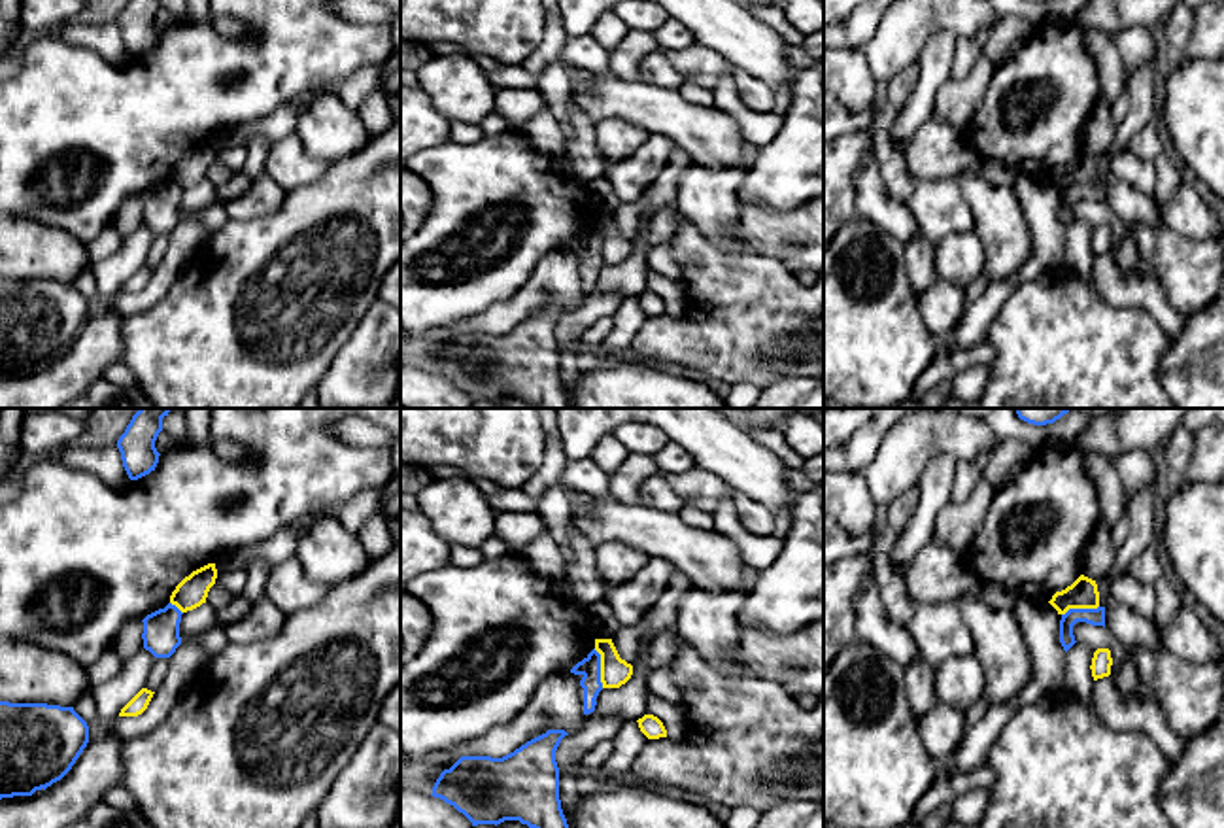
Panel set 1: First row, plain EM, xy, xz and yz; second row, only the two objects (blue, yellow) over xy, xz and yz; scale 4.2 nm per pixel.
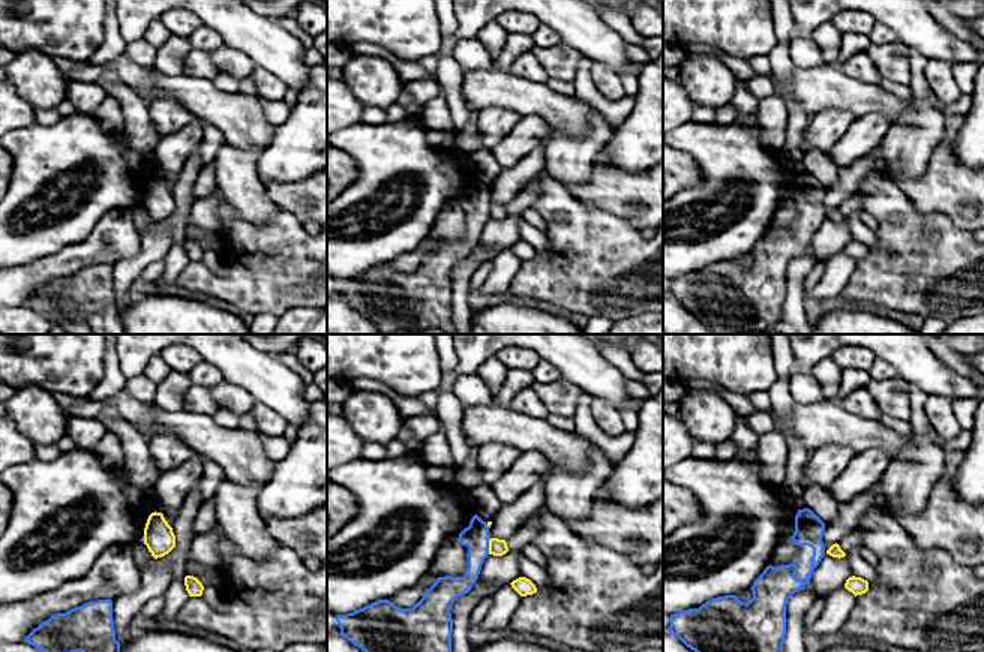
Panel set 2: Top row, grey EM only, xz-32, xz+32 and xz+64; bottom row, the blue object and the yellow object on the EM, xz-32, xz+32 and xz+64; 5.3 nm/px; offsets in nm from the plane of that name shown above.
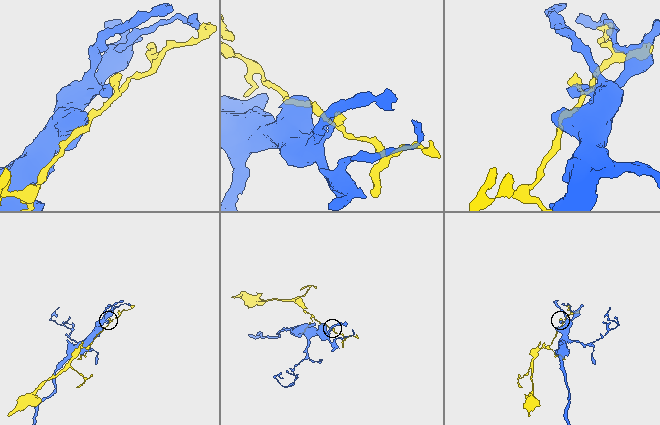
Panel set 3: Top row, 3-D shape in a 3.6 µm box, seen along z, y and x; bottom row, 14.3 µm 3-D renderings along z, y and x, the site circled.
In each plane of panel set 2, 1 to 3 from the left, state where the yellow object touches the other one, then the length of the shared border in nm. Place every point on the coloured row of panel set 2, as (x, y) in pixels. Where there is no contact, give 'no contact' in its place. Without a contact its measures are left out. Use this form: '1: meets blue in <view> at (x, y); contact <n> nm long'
1: meets blue in xz-32 at (143, 540); contact 30 nm long
2: meets blue in xz+32 at (488, 546); contact 90 nm long
3: no contact

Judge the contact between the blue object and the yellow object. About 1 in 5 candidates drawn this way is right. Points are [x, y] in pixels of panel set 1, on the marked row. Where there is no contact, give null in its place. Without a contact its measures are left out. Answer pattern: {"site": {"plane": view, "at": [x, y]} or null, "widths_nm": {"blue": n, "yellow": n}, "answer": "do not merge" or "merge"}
{"site": {"plane": "xz", "at": [599, 668]}, "widths_nm": {"blue": 90, "yellow": 130}, "answer": "do not merge"}

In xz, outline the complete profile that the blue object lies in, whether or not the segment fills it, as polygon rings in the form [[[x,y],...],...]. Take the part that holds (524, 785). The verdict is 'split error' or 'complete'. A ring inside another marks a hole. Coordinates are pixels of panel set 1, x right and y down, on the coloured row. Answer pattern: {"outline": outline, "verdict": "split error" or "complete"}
{"outline": [[[548,730],[502,758],[461,756],[440,773],[431,796],[453,805],[472,826],[519,820],[529,828],[569,828],[561,809],[555,762],[555,750],[565,735],[569,735],[565,730]]], "verdict": "complete"}

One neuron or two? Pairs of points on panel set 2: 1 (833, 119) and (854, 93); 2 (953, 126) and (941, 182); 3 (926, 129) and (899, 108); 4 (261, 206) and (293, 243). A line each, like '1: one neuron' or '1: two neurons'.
1: two neurons
2: one neuron
3: two neurons
4: two neurons

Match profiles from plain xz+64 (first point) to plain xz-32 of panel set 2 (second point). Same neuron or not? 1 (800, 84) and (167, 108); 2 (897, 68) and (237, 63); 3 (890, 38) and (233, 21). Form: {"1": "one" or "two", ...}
{"1": "two", "2": "one", "3": "two"}

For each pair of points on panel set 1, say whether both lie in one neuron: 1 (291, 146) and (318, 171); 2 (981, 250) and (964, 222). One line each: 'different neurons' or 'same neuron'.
1: same neuron
2: different neurons

